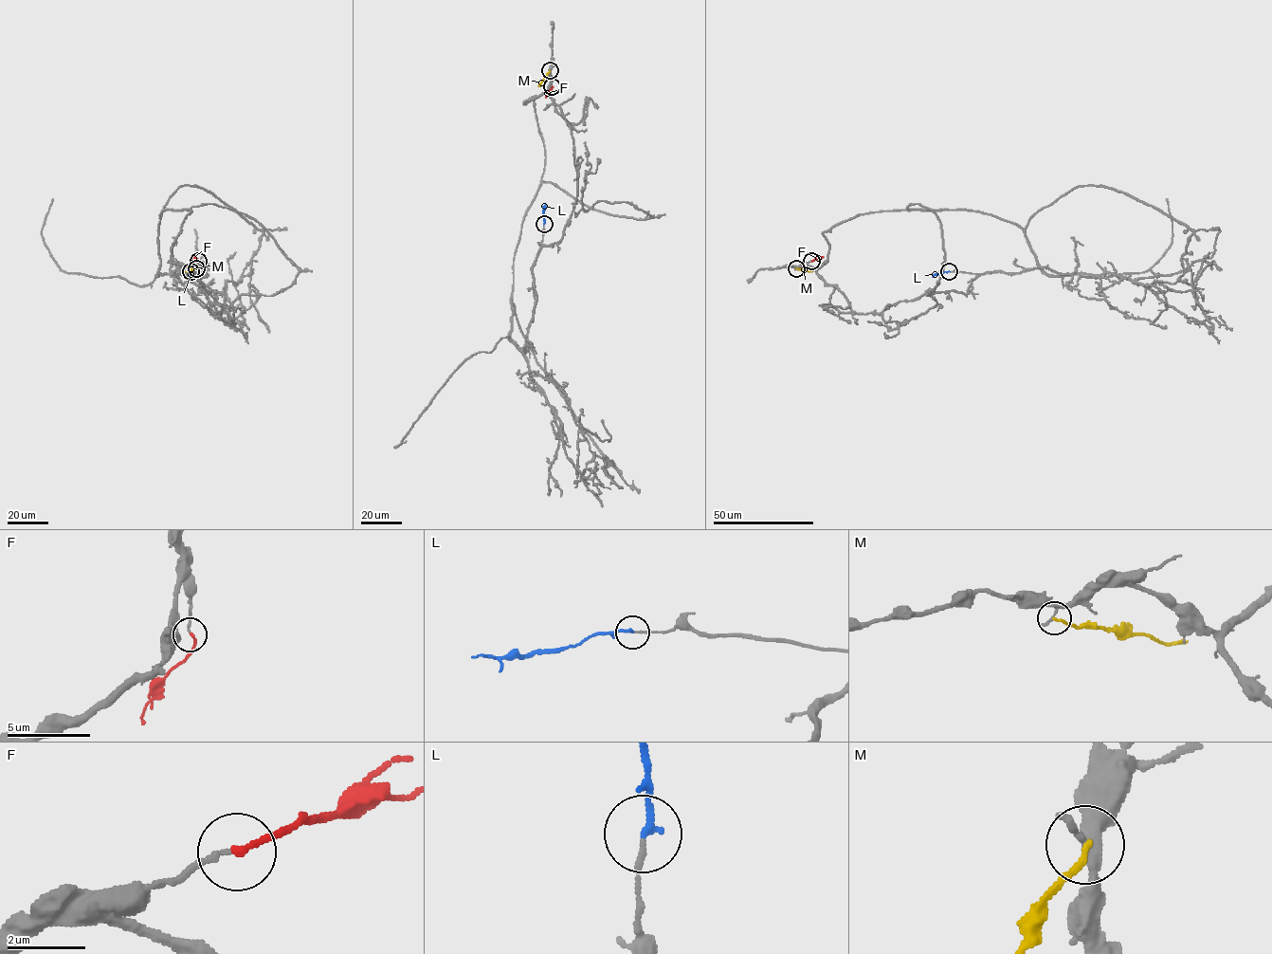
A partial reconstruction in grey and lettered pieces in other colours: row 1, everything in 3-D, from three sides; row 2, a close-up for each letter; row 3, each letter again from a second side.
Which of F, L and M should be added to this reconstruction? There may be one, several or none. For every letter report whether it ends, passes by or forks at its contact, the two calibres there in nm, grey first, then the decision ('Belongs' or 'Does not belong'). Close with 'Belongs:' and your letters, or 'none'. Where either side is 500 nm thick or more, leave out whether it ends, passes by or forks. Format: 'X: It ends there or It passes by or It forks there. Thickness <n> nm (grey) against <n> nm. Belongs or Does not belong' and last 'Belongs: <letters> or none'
F: It ends there. Thickness 130 nm (grey) against 160 nm. Belongs
L: It ends there. Thickness 120 nm (grey) against 180 nm. Belongs
M: It ends there. Thickness 240 nm (grey) against 140 nm. Does not belong
Belongs: F, L

